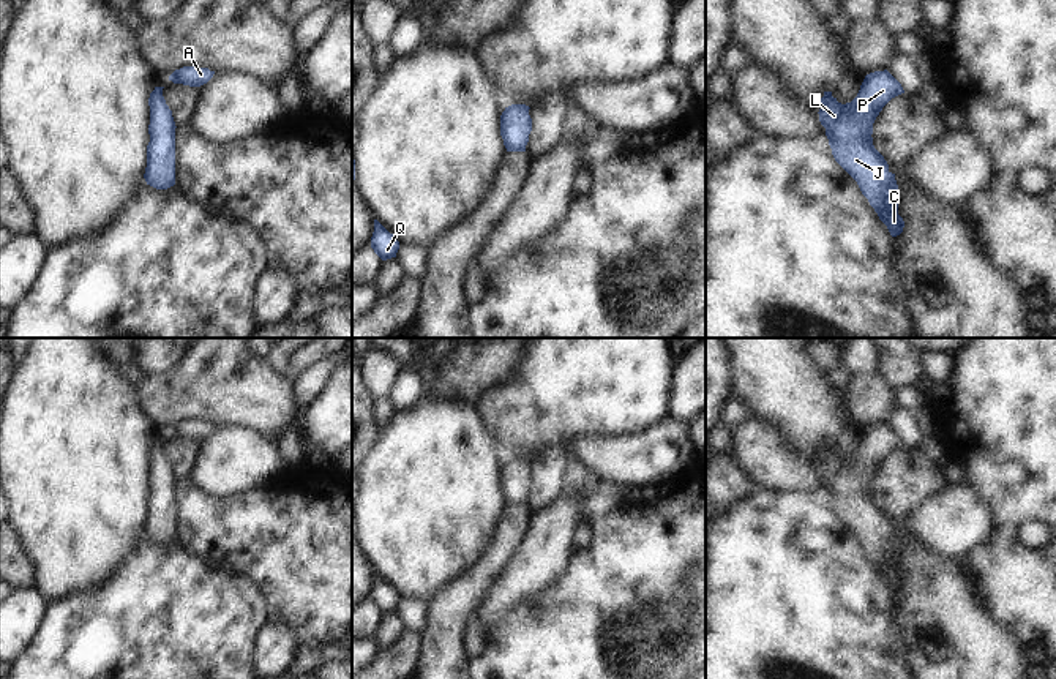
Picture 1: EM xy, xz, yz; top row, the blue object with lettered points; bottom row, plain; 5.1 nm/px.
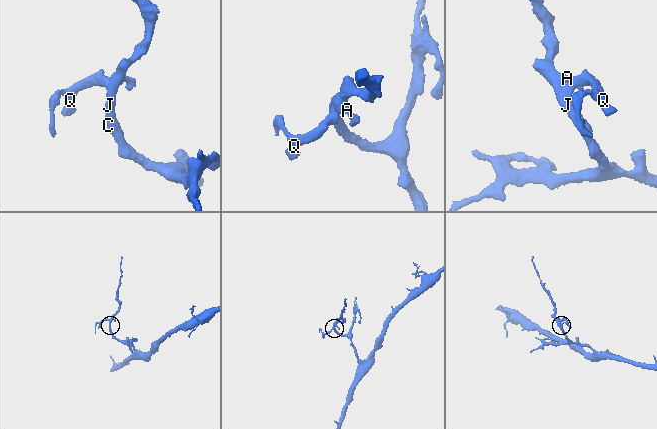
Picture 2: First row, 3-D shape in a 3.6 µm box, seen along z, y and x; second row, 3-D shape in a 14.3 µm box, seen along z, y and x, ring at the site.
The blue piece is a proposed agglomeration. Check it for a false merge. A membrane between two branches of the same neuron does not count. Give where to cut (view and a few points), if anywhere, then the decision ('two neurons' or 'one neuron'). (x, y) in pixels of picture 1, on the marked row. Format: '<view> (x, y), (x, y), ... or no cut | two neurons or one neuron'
no cut | one neuron

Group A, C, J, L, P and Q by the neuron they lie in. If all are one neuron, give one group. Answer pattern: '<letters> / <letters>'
A C J L P Q

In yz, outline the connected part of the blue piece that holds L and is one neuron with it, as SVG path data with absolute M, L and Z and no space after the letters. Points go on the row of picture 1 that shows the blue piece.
M874 71L865 76L857 96L846 104L837 101L832 92L824 92L819 99L819 122L826 128L826 136L835 161L857 182L862 194L887 226L892 237L903 232L904 221L898 215L898 185L895 174L889 171L884 156L873 145L873 123L882 107L895 96L904 93L901 84L887 71Z

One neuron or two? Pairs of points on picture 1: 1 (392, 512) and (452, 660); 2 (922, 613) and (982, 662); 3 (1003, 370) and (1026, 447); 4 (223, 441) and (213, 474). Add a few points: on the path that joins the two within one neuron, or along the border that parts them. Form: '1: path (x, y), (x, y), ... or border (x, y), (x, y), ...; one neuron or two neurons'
1: border (458, 578), (426, 602); two neurons
2: path (936, 622), (968, 654); one neuron
3: path (1018, 389), (1018, 428); one neuron
4: path (223, 449), (221, 466); one neuron

